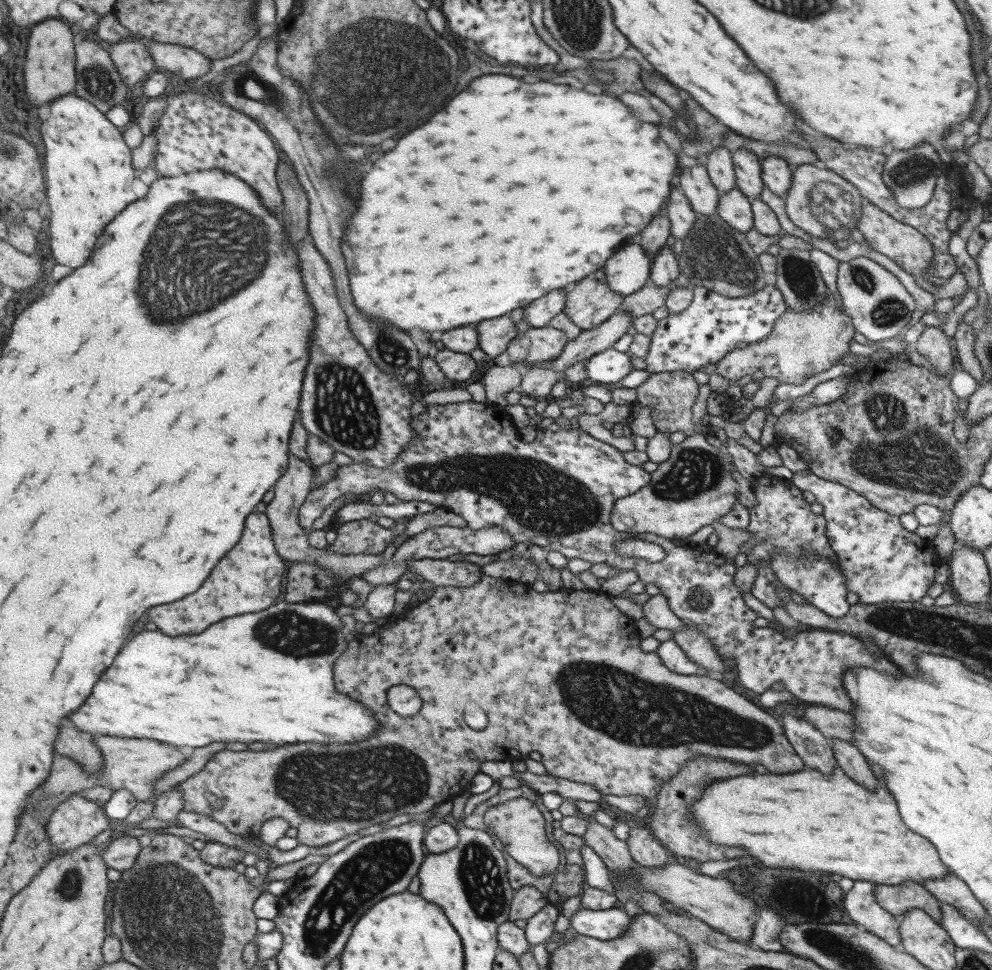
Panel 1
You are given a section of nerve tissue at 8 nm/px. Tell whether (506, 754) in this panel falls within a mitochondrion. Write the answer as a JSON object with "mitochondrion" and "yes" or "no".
{"mitochondrion":"no"}

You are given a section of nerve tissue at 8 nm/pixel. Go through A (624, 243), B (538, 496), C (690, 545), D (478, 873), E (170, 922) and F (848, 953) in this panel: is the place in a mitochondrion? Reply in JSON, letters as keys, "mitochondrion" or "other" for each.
{"A":"other","B":"mitochondrion","C":"other","D":"mitochondrion","E":"mitochondrion","F":"mitochondrion"}

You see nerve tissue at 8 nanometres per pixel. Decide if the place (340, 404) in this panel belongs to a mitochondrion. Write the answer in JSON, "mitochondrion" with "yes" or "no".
{"mitochondrion":"yes"}

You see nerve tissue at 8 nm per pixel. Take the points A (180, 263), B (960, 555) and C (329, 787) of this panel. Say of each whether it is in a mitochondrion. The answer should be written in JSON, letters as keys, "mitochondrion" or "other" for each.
{"A":"mitochondrion","B":"other","C":"mitochondrion"}

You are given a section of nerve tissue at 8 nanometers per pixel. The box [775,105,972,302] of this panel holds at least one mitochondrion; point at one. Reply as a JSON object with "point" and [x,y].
{"point":[830,204]}

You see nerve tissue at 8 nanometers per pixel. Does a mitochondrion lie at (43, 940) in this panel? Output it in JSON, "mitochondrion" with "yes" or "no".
{"mitochondrion":"no"}

